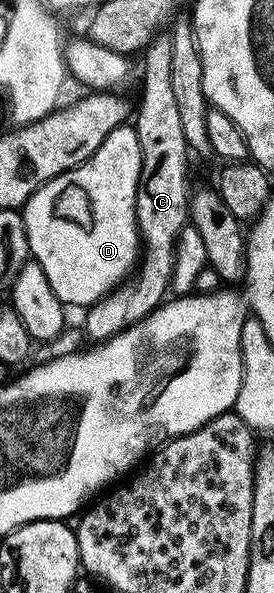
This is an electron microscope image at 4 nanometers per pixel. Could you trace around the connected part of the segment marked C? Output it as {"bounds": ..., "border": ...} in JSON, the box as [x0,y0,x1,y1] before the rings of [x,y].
{"bounds":[86,29,191,344],"border":[[[168,29],[158,31],[153,40],[144,50],[144,89],[142,103],[136,113],[136,130],[139,142],[142,143],[143,167],[139,179],[139,191],[136,196],[136,218],[139,221],[141,240],[144,246],[142,260],[139,262],[137,273],[125,282],[115,292],[108,294],[98,304],[89,308],[86,319],[86,333],[89,342],[103,344],[110,338],[116,337],[124,330],[141,322],[165,302],[169,296],[173,272],[176,270],[176,242],[180,233],[187,228],[191,214],[191,188],[188,189],[188,157],[190,150],[182,127],[178,104],[172,86],[172,59],[174,58],[173,32]]]}

